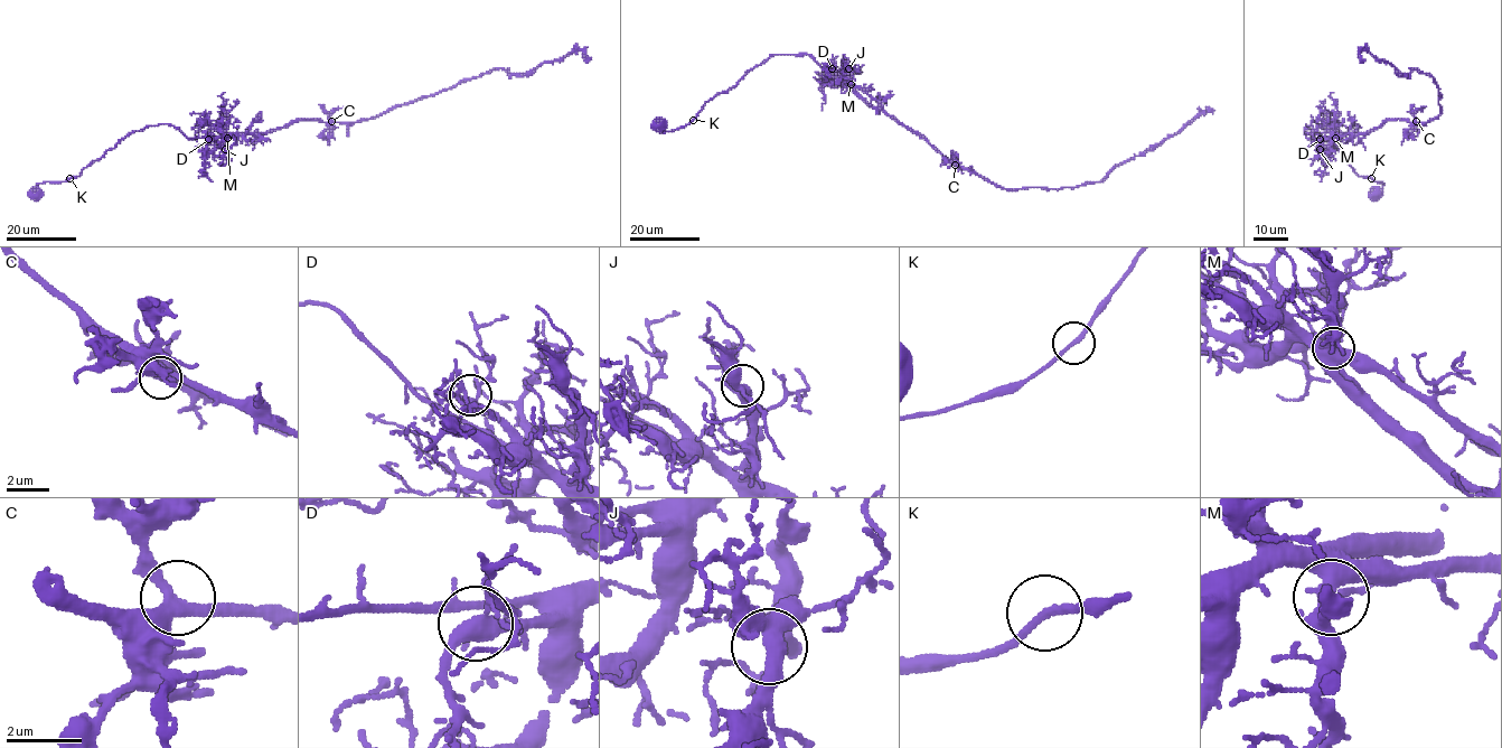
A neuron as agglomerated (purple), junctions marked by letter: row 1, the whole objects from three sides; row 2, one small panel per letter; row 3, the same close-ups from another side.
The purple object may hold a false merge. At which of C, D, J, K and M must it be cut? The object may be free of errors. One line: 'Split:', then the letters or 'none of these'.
Split: none of these

